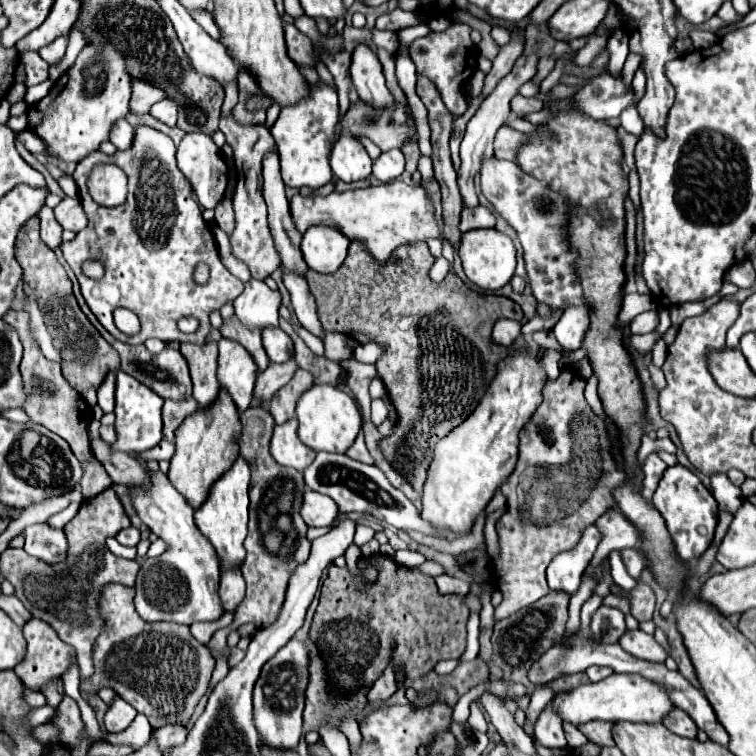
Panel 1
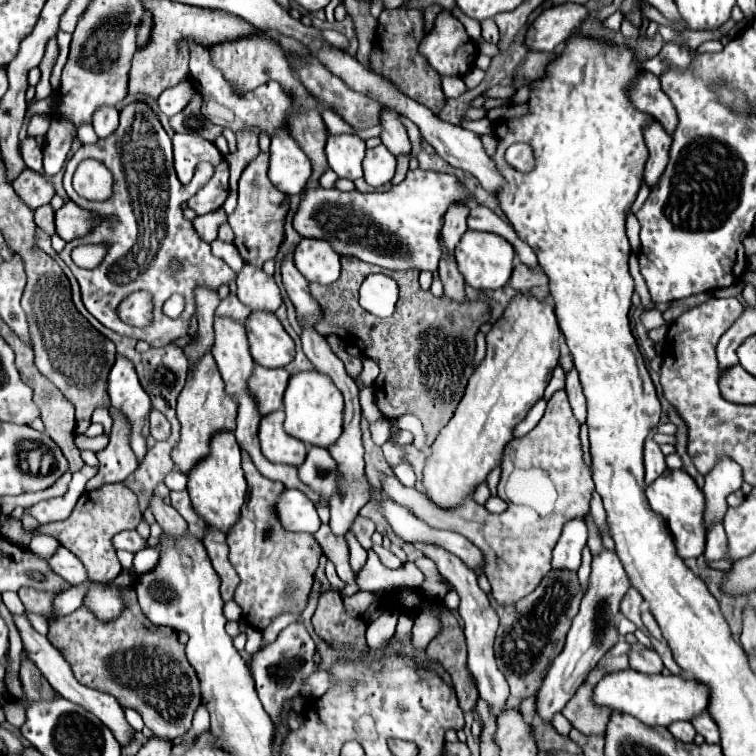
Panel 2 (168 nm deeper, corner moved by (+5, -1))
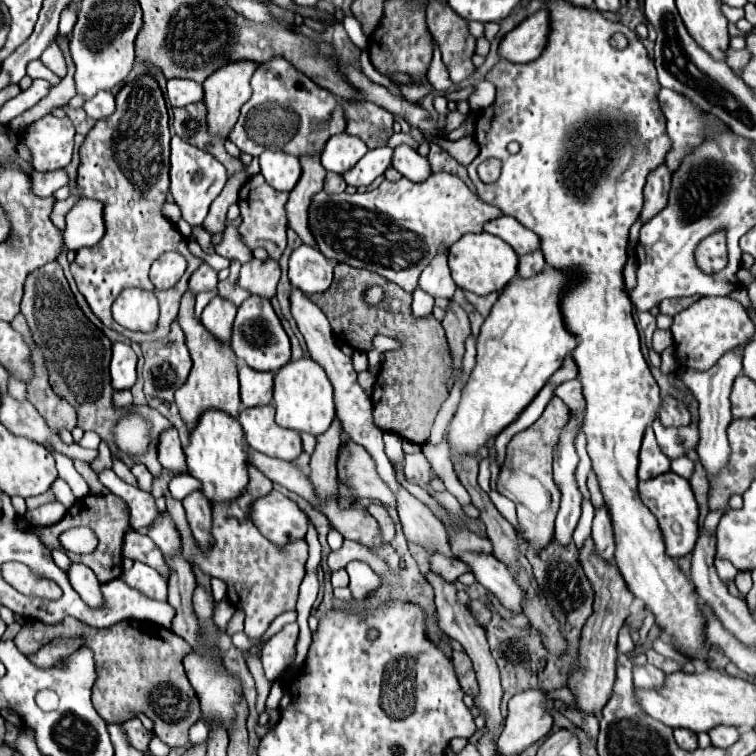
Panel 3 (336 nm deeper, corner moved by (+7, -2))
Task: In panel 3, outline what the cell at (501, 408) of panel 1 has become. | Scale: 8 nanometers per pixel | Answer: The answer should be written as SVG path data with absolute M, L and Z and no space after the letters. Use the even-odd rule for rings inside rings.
M545 268L541 276L533 276L531 280L515 276L515 280L507 284L499 300L493 304L491 314L485 318L481 334L477 336L477 364L469 376L469 382L463 386L461 402L451 424L447 426L451 462L461 462L465 456L479 456L479 448L487 446L519 418L547 380L561 368L563 358L575 348L575 338L563 328L563 320L559 316L559 278L563 276L559 276L553 268Z

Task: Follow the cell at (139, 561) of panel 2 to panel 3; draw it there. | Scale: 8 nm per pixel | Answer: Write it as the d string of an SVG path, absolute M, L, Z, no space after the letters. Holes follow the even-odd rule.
M135 562L133 568L123 574L123 580L127 580L127 584L131 584L133 588L139 588L139 592L147 592L147 596L155 600L167 600L165 576L143 562Z

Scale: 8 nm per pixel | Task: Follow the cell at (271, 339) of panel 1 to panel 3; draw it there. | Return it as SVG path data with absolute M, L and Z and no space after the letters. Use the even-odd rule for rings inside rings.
M249 296L241 308L237 310L235 326L233 326L233 338L231 338L231 348L241 358L247 366L253 370L267 370L267 372L277 372L291 360L291 344L289 336L285 334L273 306L269 300L263 300L259 296Z

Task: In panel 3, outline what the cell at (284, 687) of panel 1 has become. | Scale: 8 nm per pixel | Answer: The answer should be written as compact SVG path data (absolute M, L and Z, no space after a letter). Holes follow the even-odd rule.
M297 622L287 624L281 632L277 632L261 650L261 662L265 670L265 678L273 684L289 666L295 662L295 646L299 638Z

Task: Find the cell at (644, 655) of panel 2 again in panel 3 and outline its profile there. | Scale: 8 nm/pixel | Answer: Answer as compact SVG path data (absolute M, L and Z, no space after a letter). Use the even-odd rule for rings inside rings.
M643 664L633 668L635 688L657 688L663 686L663 680L665 680L665 672L653 664Z

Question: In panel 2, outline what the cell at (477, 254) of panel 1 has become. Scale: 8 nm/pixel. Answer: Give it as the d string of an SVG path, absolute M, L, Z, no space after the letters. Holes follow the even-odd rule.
M469 229L461 237L459 245L455 247L455 261L465 283L481 291L499 289L507 285L511 279L511 271L513 271L513 259L515 259L513 245L495 233L479 233L479 231Z

